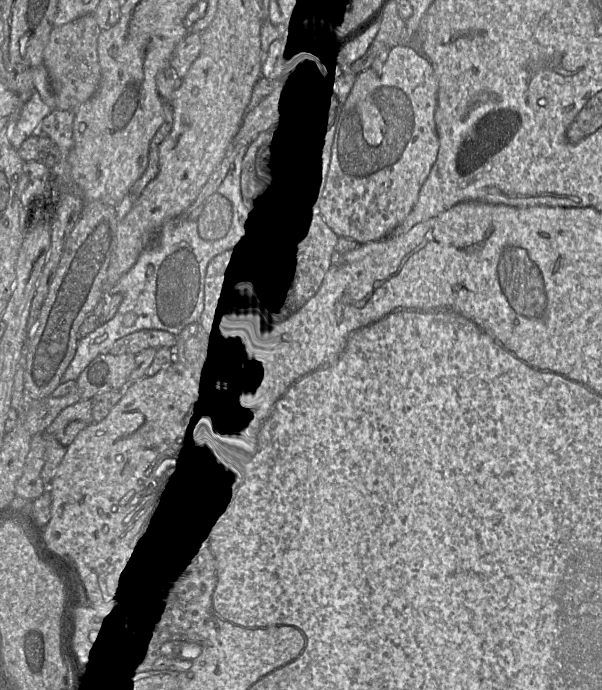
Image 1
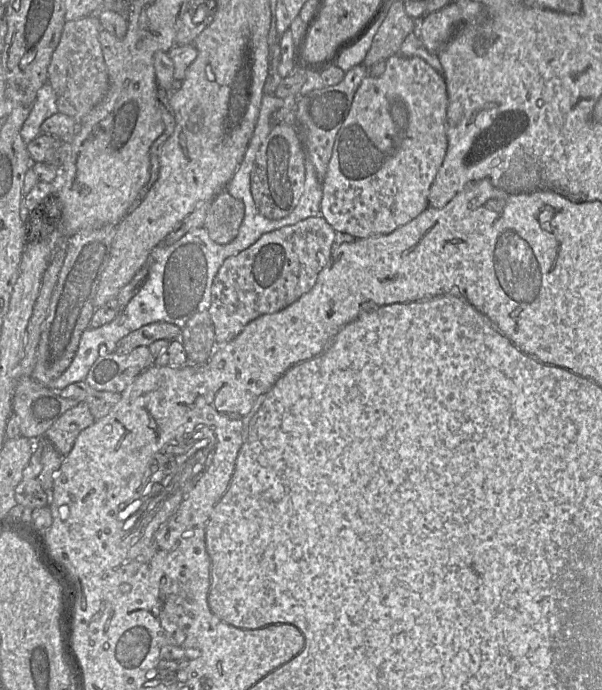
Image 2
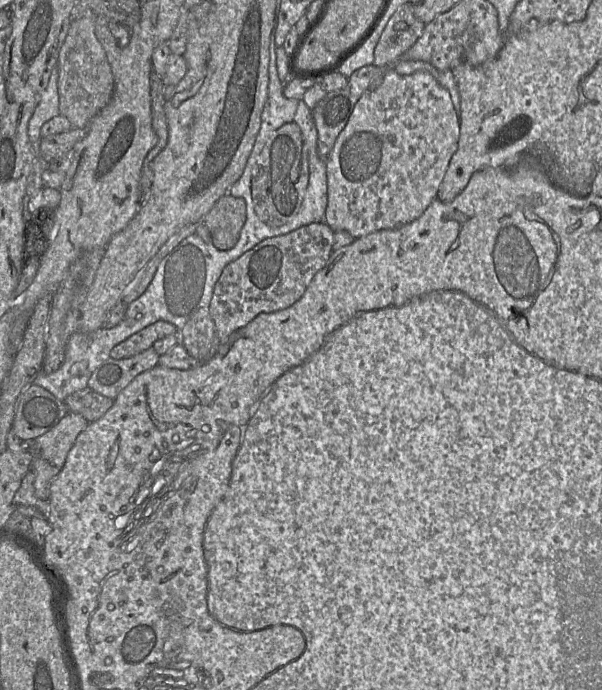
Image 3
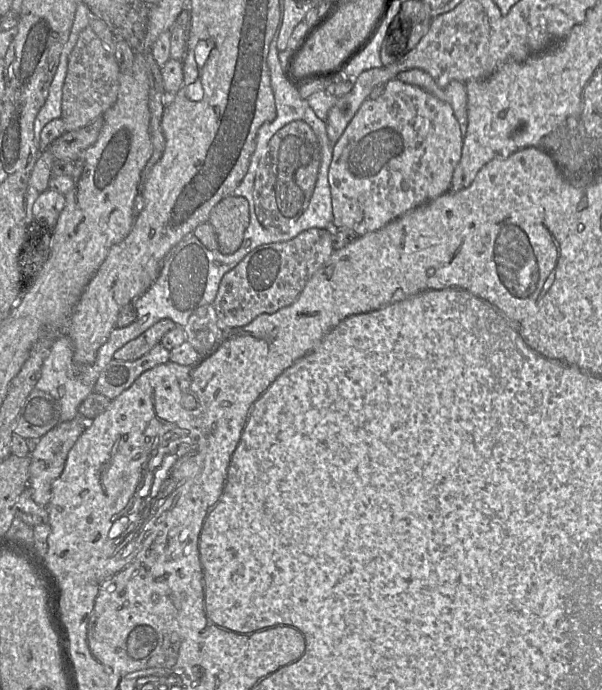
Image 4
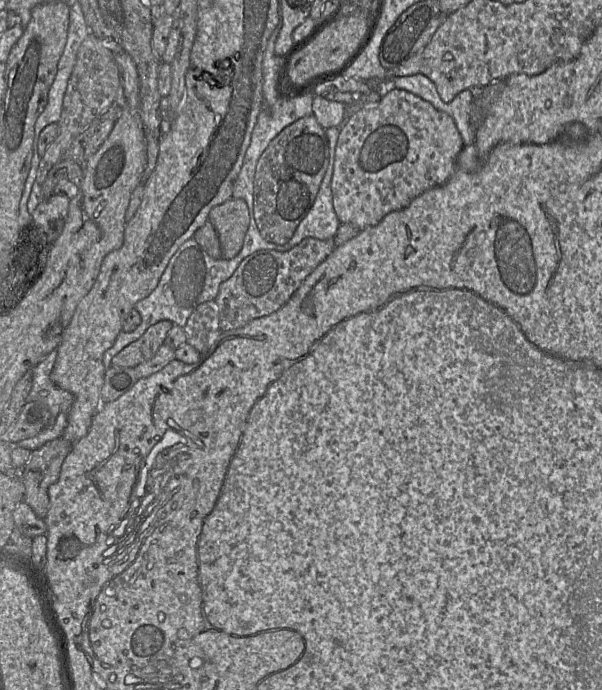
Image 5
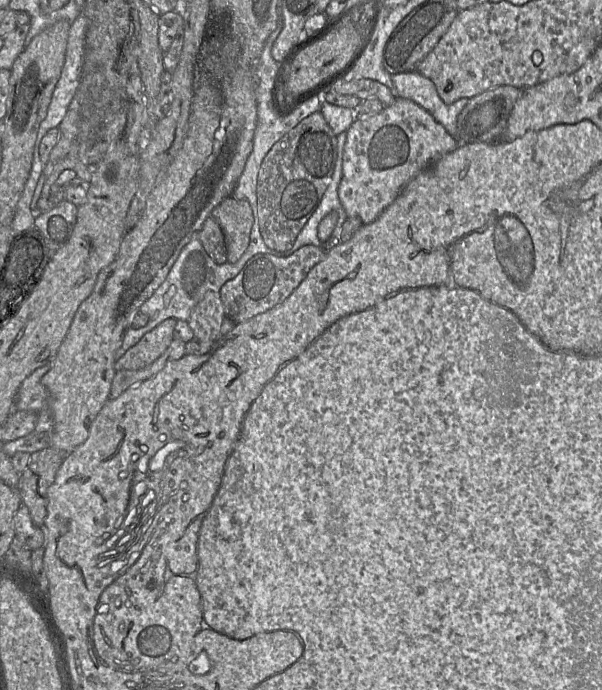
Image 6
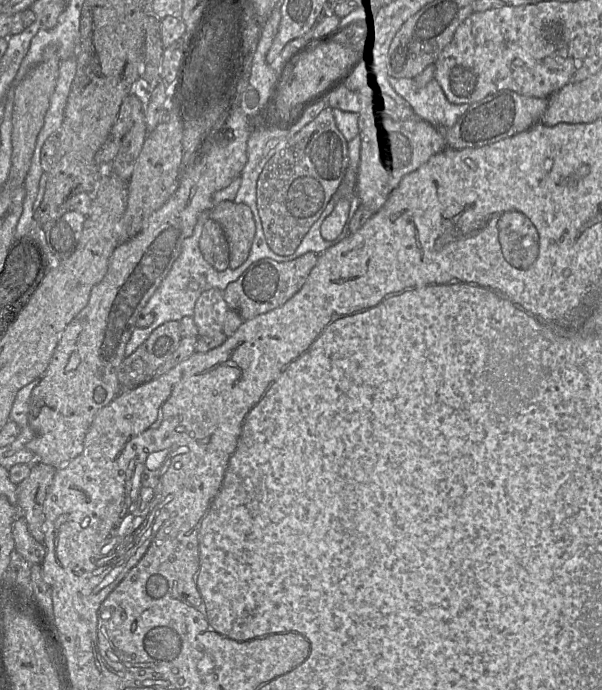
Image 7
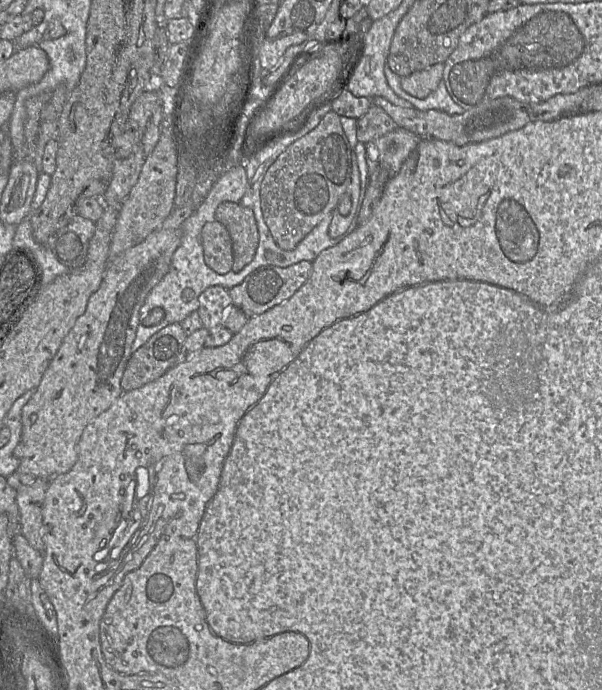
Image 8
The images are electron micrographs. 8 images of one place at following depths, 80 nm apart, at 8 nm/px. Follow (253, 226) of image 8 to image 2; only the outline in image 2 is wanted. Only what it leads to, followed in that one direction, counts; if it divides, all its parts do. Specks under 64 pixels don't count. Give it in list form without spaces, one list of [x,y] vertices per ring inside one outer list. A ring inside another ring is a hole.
[[[223,190],[211,200],[203,228],[216,244],[228,244],[237,236],[244,214],[243,202]]]

